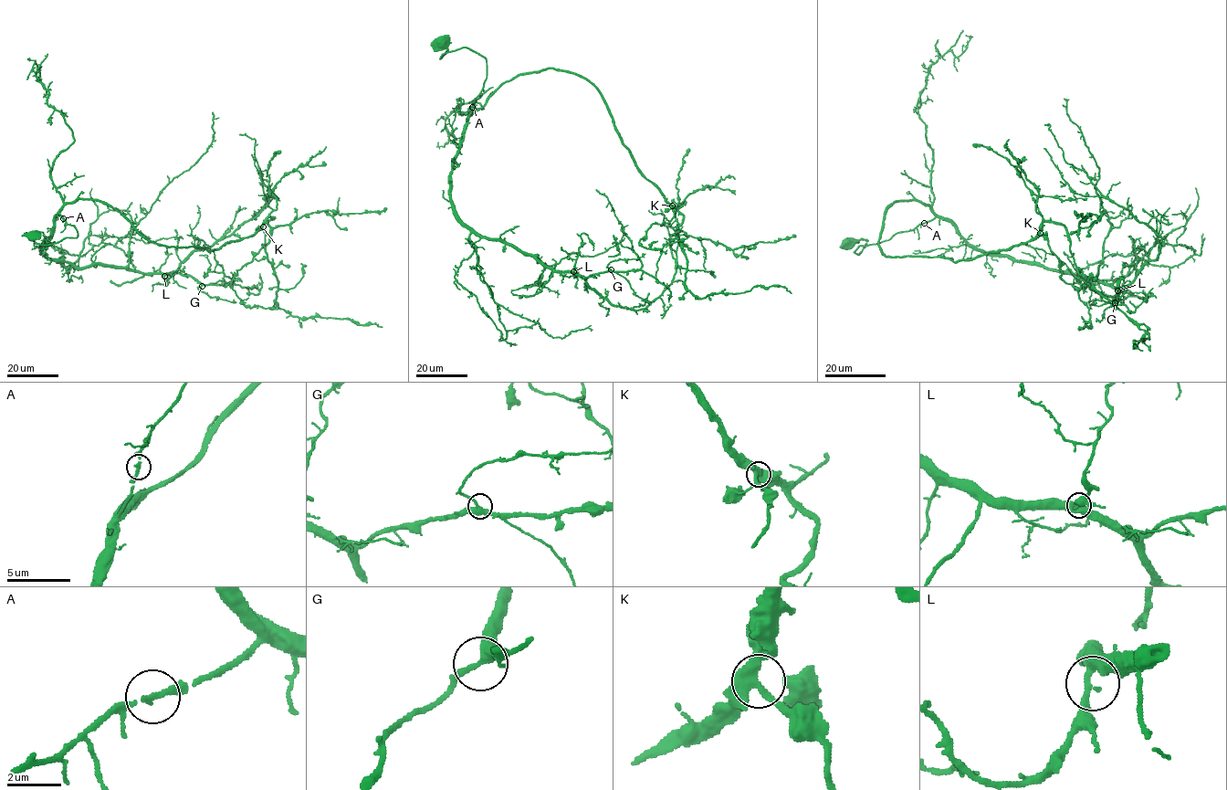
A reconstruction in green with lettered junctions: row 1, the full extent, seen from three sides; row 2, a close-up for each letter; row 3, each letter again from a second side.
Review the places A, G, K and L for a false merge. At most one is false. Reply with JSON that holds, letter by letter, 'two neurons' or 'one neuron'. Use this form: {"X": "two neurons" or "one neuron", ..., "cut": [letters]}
{"A": "one neuron", "G": "one neuron", "K": "one neuron", "L": "one neuron", "cut": []}

